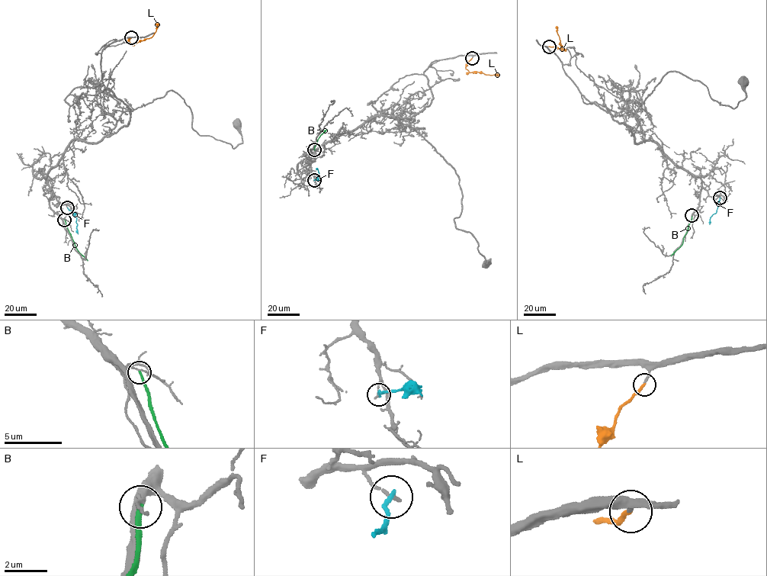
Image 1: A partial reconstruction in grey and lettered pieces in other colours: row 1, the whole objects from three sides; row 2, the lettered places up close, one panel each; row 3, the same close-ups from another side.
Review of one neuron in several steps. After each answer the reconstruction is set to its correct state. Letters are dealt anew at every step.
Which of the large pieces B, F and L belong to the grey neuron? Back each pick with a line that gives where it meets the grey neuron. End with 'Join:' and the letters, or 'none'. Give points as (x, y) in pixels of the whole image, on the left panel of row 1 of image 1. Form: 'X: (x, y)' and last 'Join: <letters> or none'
L: (131, 37)
Join: L

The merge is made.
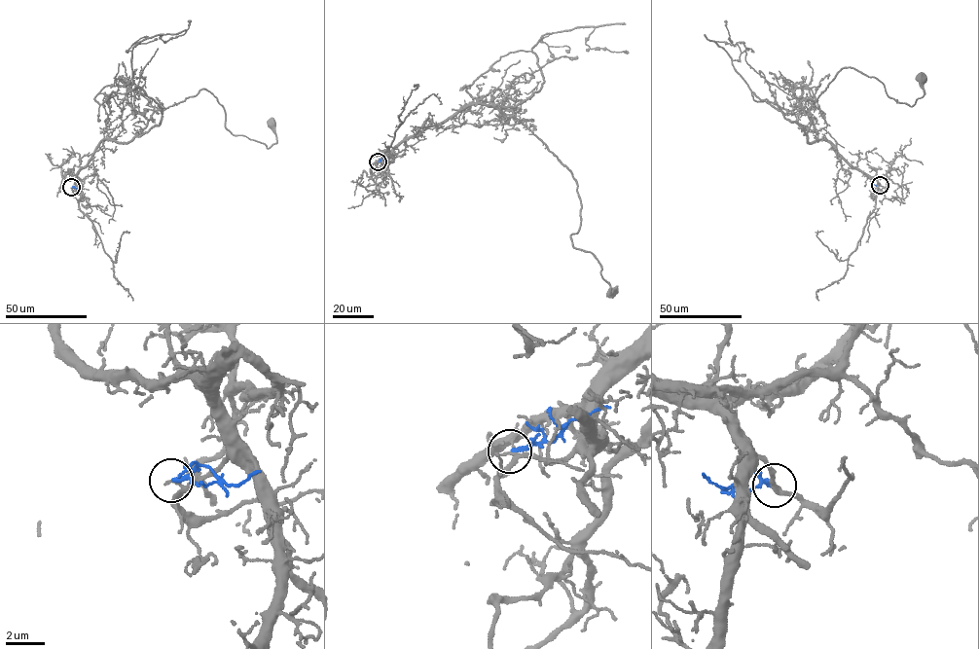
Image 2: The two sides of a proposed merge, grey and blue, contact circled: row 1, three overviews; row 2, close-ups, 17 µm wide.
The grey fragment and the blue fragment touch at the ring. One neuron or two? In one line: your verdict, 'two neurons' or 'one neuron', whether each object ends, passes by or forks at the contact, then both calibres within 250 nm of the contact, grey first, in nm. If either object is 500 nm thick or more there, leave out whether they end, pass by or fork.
two neurons | grey passes by | blue ends | 150/240 nm

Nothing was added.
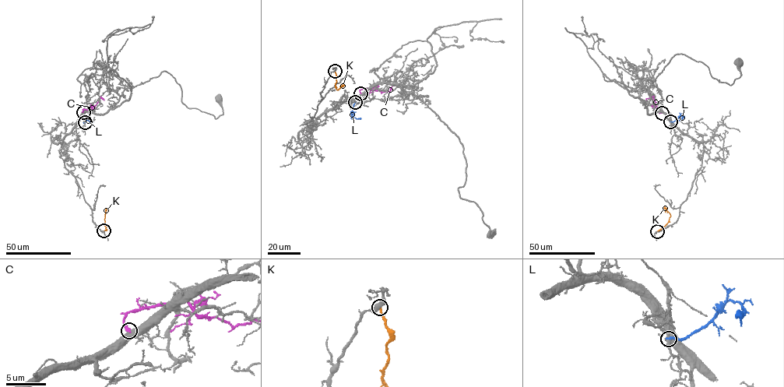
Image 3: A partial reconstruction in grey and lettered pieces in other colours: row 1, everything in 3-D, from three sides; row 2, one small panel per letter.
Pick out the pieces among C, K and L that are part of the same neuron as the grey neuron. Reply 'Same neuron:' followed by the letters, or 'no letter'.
Same neuron: no letter

